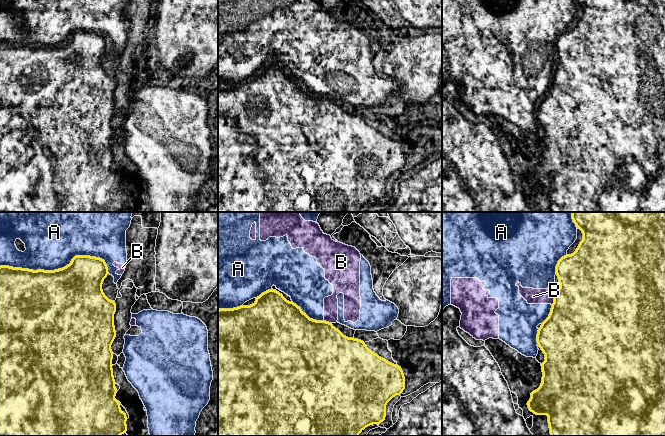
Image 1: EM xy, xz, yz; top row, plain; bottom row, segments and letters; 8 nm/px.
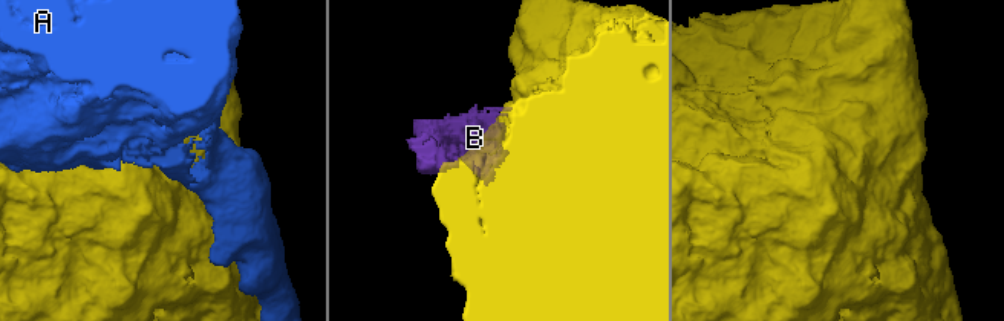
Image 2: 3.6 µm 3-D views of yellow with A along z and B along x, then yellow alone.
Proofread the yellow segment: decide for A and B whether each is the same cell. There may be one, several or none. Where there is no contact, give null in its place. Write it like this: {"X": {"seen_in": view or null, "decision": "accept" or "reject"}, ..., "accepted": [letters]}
{"A": {"seen_in": "xy", "decision": "reject"}, "B": {"seen_in": "yz", "decision": "accept"}, "accepted": ["B"]}

